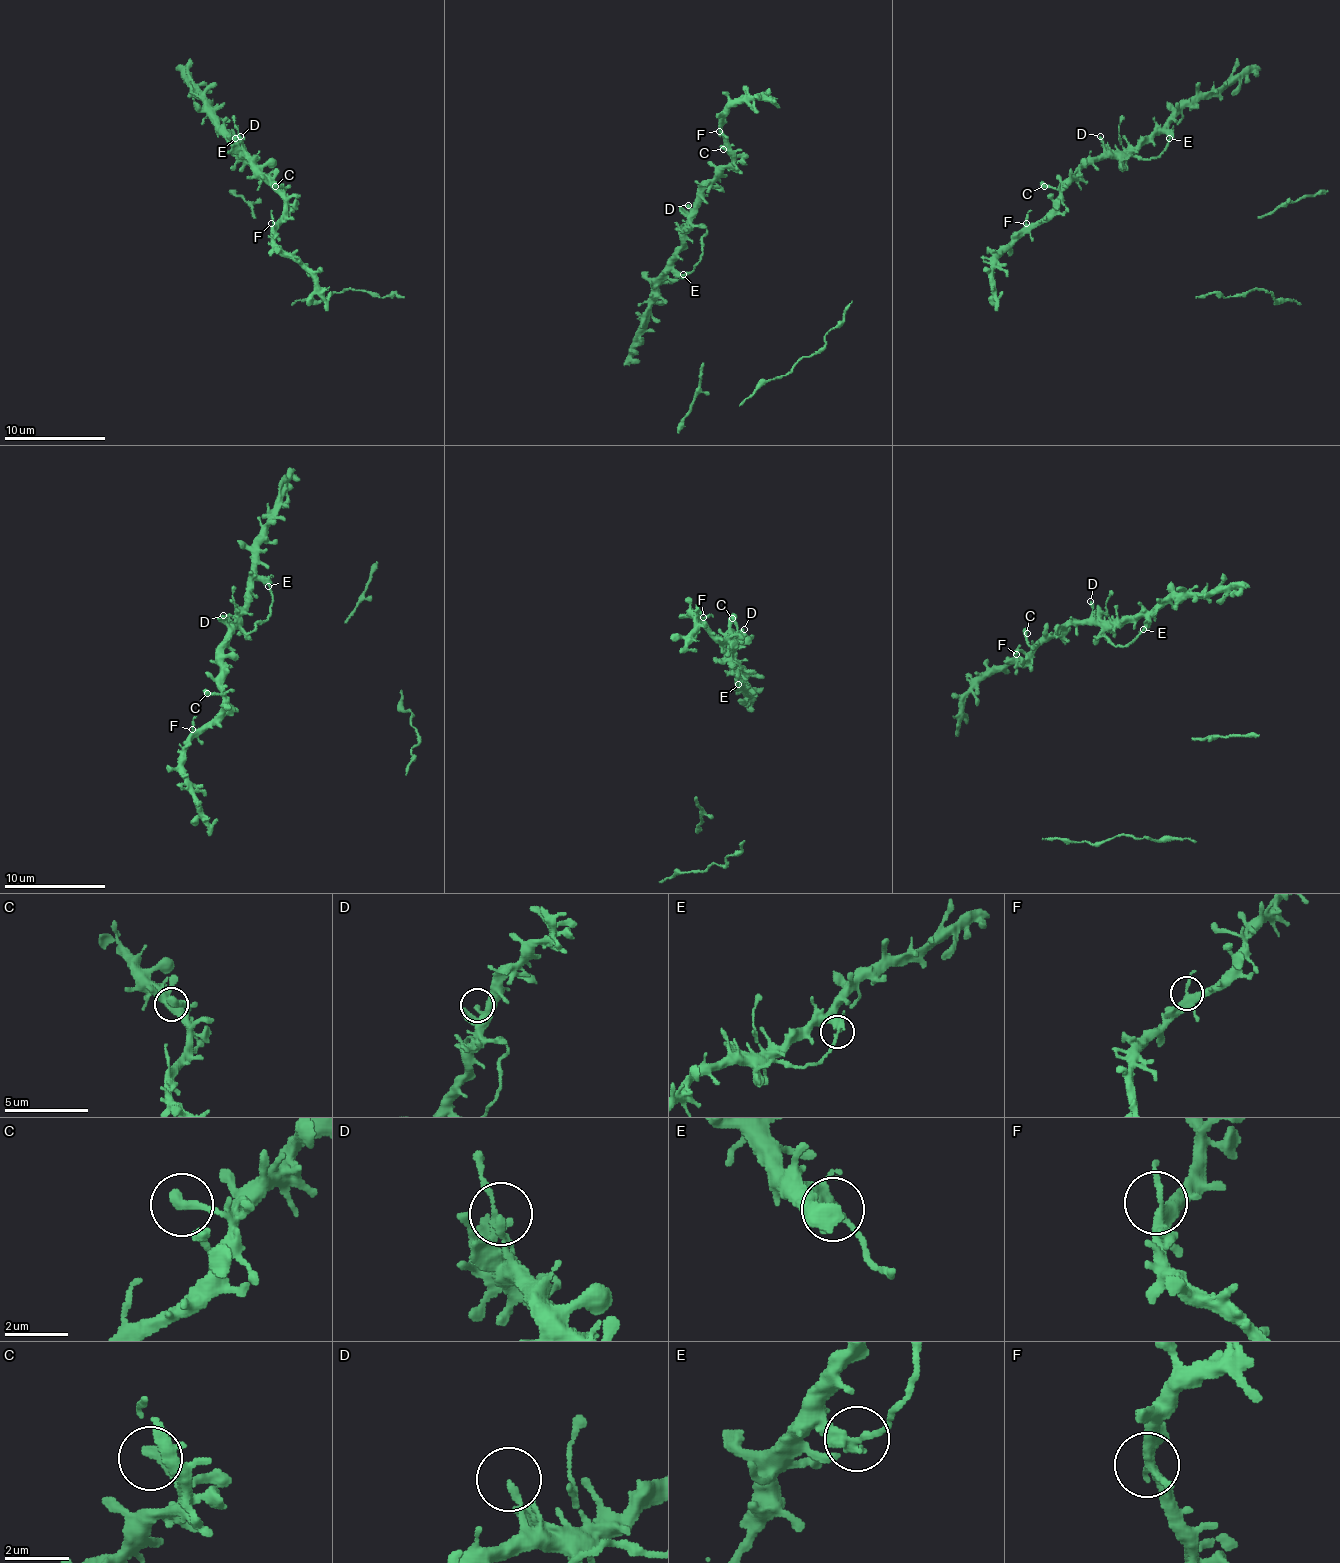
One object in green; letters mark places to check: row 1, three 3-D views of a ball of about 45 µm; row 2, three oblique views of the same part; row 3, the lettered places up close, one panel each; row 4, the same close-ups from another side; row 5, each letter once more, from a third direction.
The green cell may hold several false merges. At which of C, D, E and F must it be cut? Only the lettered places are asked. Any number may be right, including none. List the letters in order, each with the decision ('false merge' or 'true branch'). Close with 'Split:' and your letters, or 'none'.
C: true branch
D: true branch
E: false merge
F: true branch
Split: E

